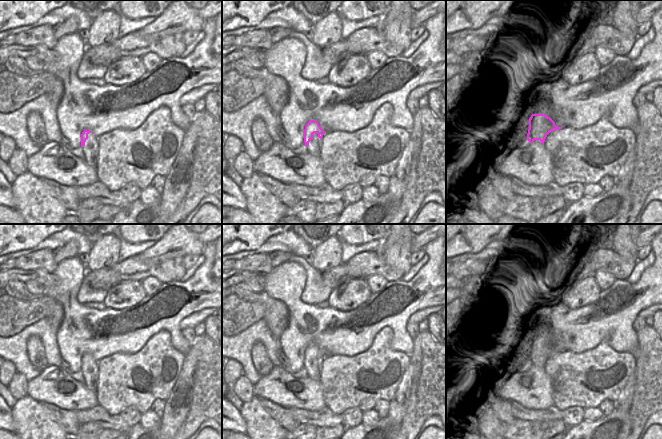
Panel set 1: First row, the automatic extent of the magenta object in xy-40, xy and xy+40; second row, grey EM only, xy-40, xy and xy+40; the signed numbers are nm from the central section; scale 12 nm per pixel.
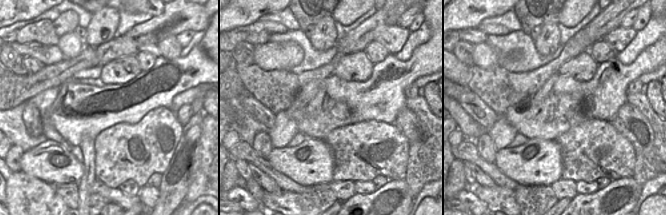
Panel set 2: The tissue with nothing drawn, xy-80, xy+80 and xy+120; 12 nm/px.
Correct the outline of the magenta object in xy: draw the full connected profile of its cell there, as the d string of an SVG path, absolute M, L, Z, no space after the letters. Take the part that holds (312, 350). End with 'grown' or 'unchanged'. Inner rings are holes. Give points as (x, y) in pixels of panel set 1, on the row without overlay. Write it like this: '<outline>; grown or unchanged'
M316 344L309 345L304 353L304 367L309 370L309 366L313 364L313 358L317 357L318 361L322 363L323 359L326 357Z; unchanged

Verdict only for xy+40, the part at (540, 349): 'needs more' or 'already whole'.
already whole

